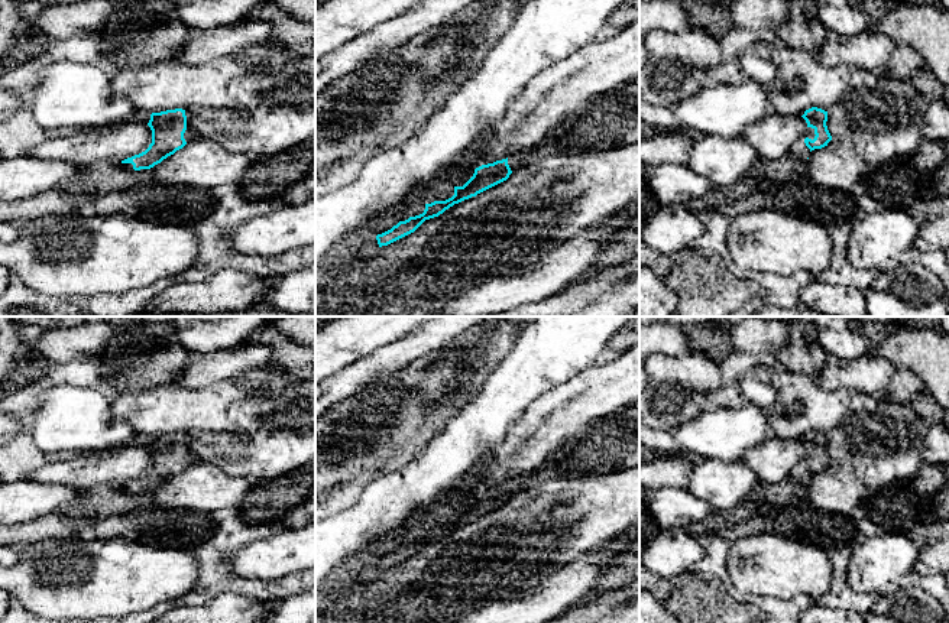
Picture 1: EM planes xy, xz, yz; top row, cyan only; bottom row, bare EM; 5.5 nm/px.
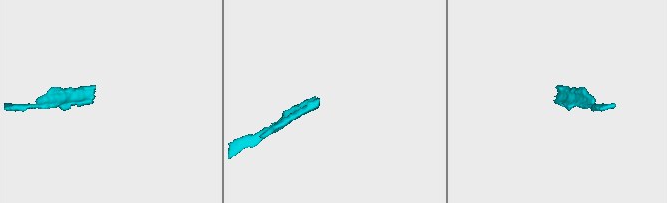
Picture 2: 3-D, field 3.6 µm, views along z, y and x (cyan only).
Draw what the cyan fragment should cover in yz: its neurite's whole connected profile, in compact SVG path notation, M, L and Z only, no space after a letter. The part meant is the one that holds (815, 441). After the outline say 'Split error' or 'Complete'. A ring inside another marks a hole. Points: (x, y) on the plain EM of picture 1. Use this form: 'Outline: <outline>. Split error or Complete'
Outline: M812 431L806 434L801 441L807 447L807 457L794 467L790 477L803 486L807 486L810 476L827 470L832 460L826 450L827 435Z. Split error

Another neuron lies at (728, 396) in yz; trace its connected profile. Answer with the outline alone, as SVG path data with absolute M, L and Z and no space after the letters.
M726 384L707 395L706 408L738 409L745 403L745 398L736 384Z

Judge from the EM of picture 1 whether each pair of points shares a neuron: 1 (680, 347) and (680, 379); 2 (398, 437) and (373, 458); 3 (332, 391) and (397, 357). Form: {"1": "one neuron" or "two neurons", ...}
{"1": "two neurons", "2": "one neuron", "3": "one neuron"}

